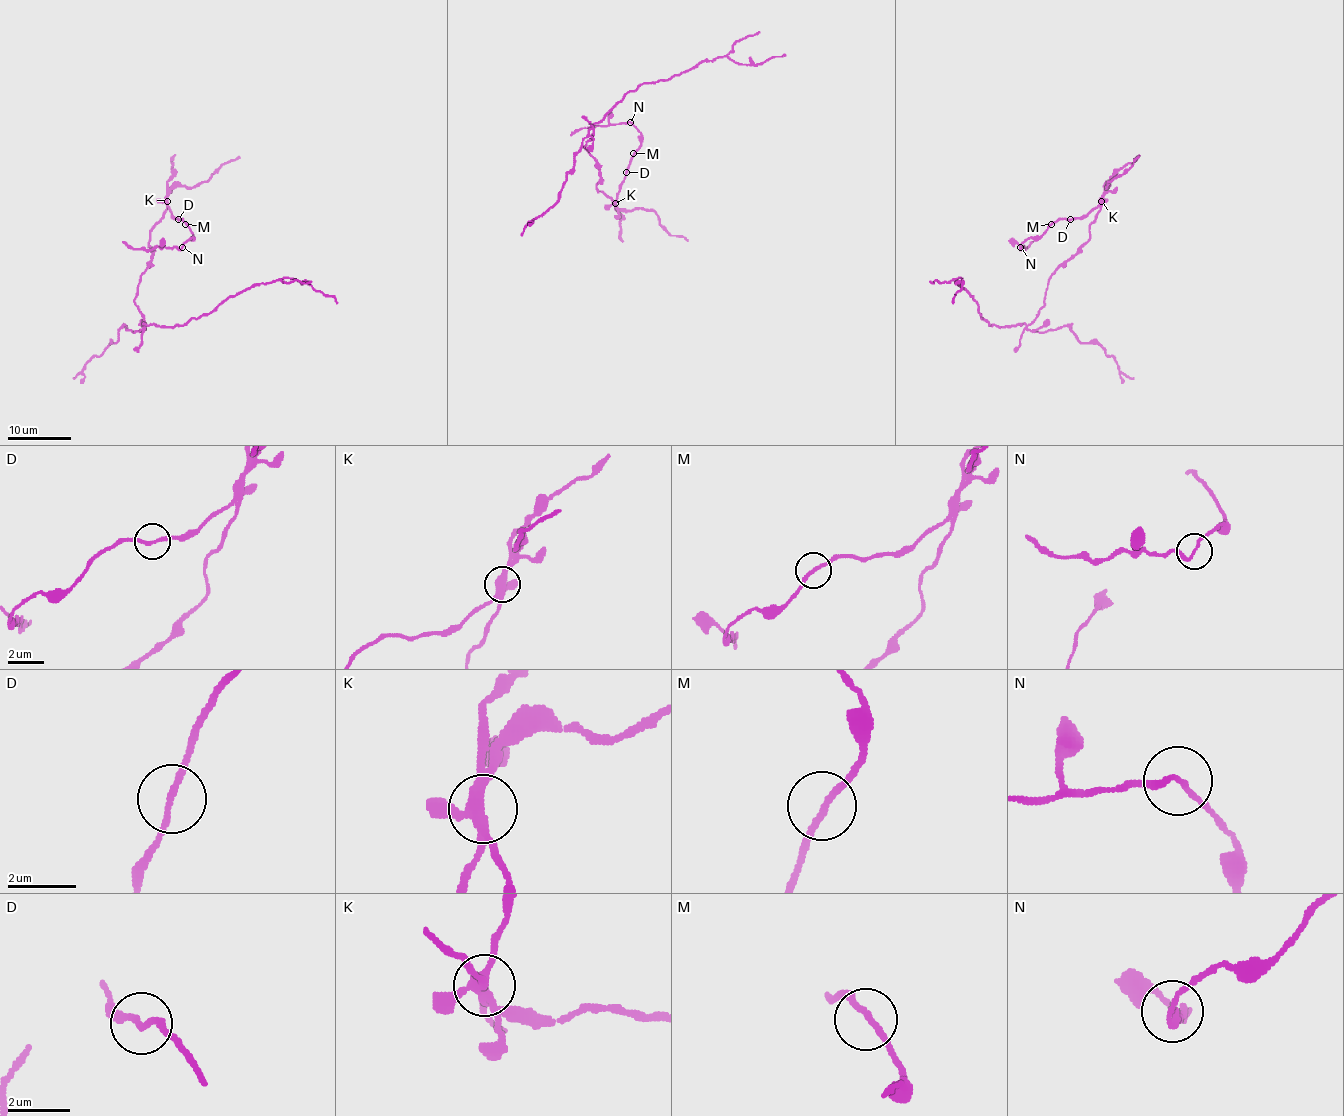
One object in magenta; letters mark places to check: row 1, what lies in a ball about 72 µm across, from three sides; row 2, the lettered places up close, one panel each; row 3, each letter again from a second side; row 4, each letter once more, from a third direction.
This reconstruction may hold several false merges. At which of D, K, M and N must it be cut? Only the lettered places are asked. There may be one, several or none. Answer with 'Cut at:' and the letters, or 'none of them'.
Cut at: K, N

